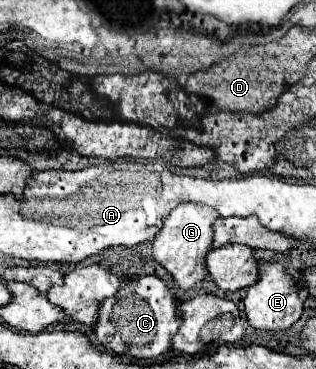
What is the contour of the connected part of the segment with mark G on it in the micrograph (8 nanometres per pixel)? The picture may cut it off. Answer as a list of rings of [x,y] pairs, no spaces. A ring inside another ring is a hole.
[[[190,202],[180,204],[166,218],[160,234],[152,242],[154,260],[170,272],[170,276],[174,278],[174,282],[182,290],[194,288],[208,274],[204,270],[204,254],[212,248],[212,224],[214,224],[216,218],[218,218],[218,214],[212,208],[196,206],[196,204],[190,204]]]

